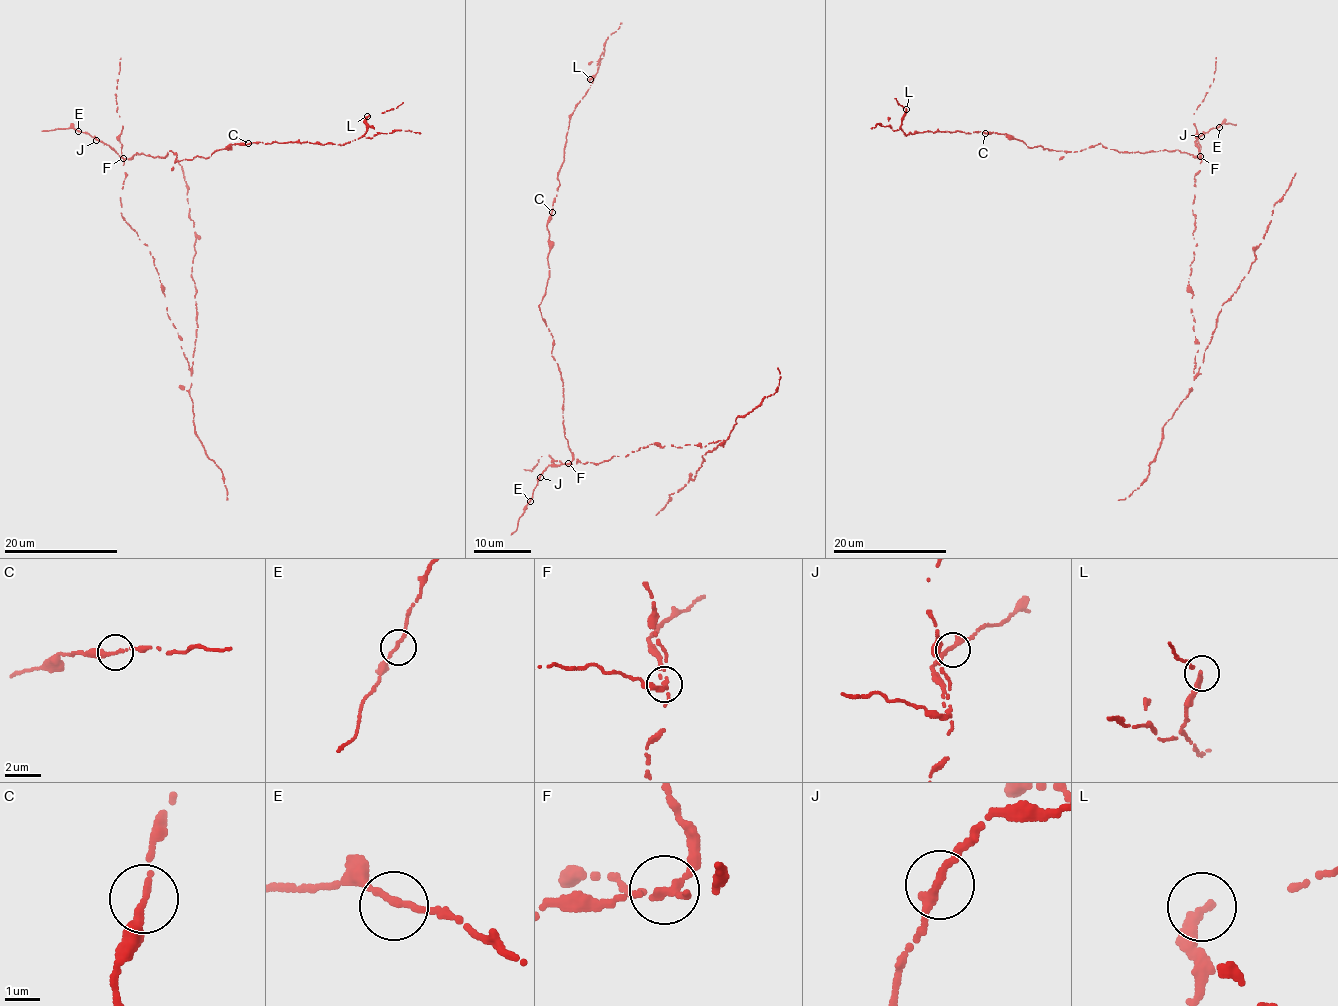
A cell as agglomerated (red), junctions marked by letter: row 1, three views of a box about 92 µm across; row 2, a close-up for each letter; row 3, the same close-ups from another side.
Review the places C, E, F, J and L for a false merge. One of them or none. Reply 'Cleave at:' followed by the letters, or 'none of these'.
Cleave at: F

